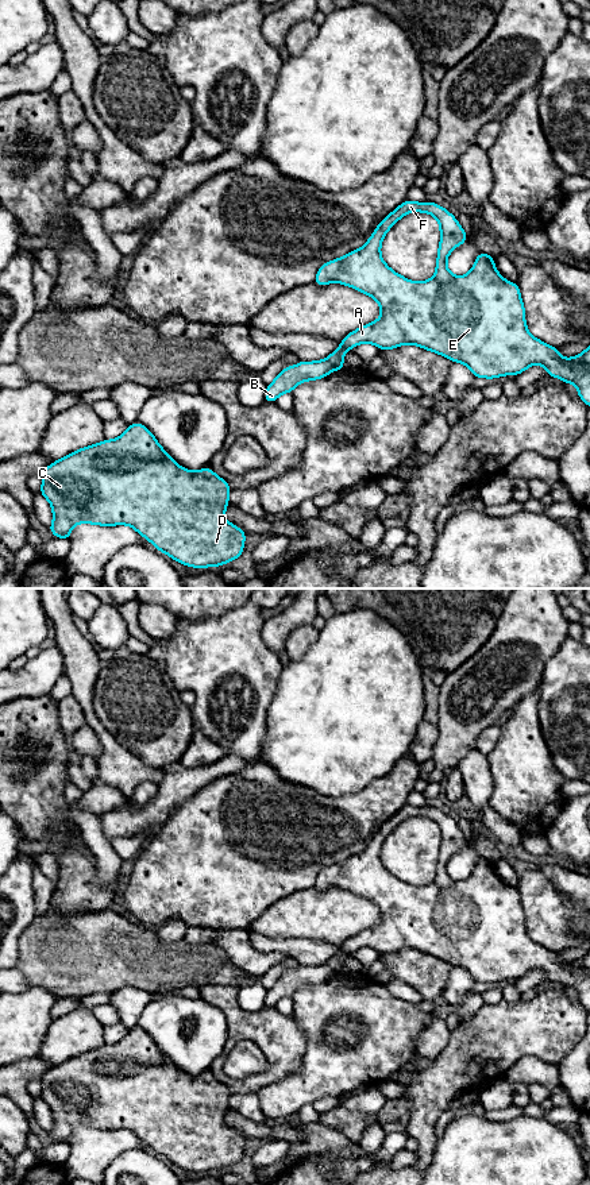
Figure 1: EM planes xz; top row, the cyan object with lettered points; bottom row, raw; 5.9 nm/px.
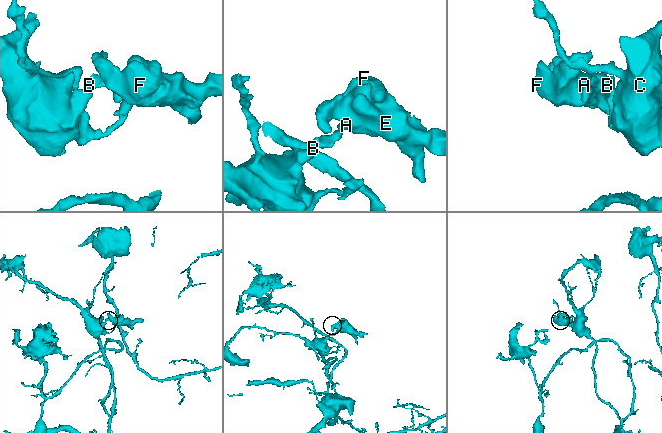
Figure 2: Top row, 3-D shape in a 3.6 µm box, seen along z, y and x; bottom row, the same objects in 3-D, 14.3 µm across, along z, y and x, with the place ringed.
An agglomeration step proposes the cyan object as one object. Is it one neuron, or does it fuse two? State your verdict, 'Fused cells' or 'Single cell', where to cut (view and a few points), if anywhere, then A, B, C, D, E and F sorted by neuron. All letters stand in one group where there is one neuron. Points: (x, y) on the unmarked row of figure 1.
Fused cells. Split along xz (340, 950), (346, 954). Groups: A E F / B C D

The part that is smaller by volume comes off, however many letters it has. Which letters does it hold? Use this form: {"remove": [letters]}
{"remove": ["A", "E", "F"]}

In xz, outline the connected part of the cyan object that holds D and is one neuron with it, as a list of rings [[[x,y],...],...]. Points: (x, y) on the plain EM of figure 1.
[[[139,1027],[130,1028],[128,1034],[116,1043],[80,1053],[53,1066],[42,1076],[41,1081],[41,1099],[53,1113],[53,1128],[49,1134],[55,1142],[69,1145],[72,1134],[77,1128],[130,1130],[159,1157],[193,1173],[224,1170],[243,1158],[247,1139],[224,1122],[230,1108],[230,1089],[209,1072],[198,1076],[182,1073],[159,1050],[154,1039]]]

